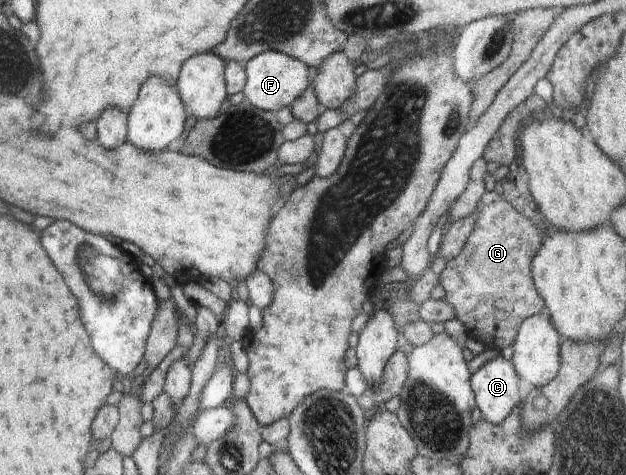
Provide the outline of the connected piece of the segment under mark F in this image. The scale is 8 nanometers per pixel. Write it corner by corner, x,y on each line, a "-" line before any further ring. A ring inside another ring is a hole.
264,51
245,63
247,80
243,90
245,98
256,108
278,112
280,108
290,107
292,102
309,85
309,66
280,51

